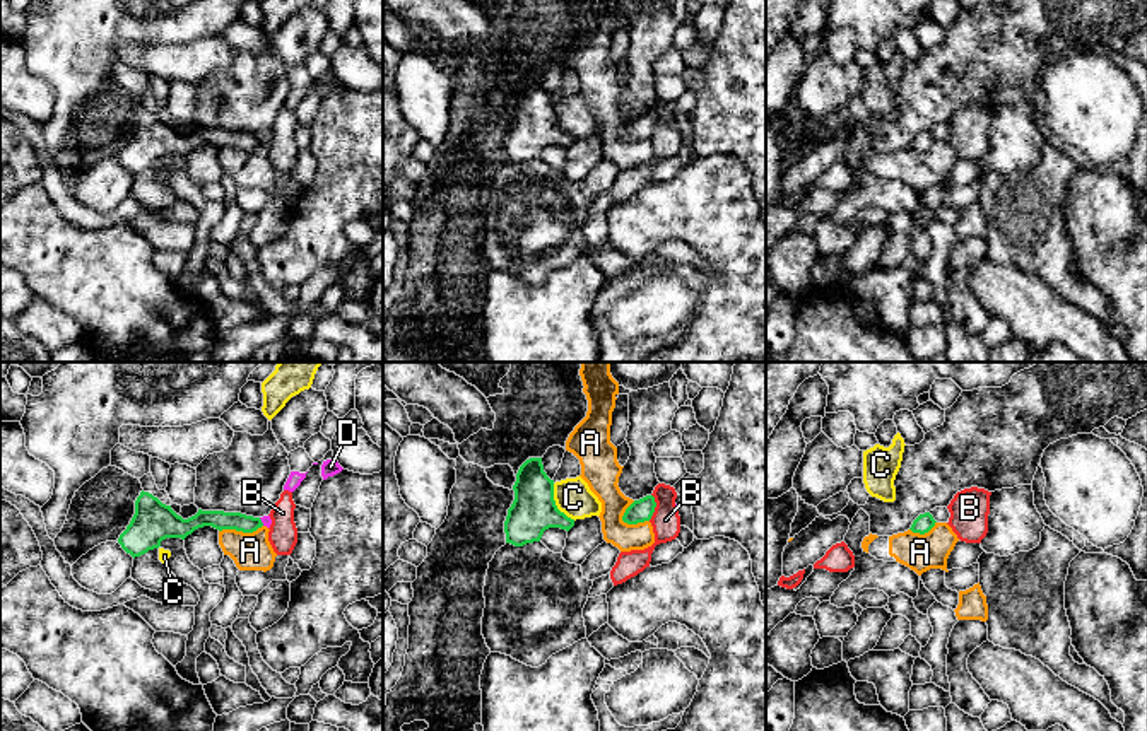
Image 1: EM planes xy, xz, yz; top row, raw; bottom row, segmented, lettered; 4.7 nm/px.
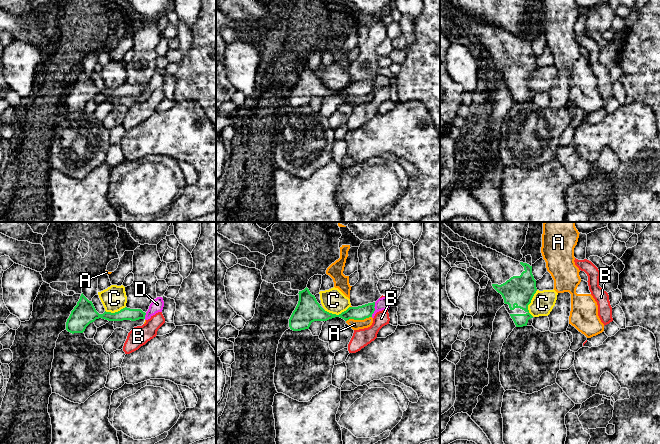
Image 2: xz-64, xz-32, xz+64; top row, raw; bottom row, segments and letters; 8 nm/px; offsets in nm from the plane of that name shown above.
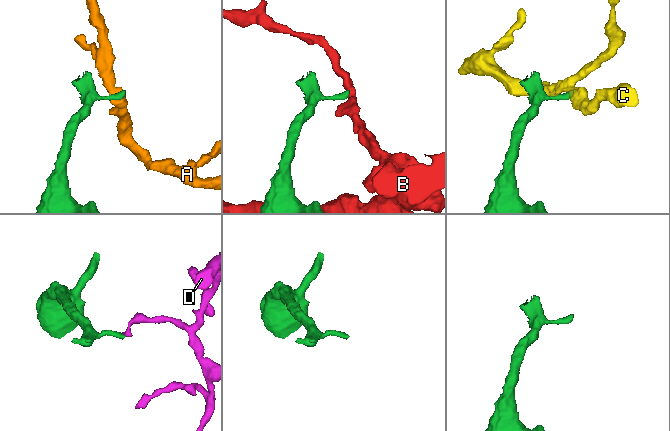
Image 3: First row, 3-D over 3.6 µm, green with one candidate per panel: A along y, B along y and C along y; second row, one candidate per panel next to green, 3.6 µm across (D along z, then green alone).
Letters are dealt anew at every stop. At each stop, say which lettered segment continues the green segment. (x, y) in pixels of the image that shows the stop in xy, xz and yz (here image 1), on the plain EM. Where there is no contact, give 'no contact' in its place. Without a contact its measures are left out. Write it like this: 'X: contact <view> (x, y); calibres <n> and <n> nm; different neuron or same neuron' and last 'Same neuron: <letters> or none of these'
A: contact xz (635, 140); calibres 110 and 140 nm; different neuron
B: contact xz (655, 123); calibres 110 and 140 nm; different neuron
C: contact xz (554, 122); calibres 220 and 170 nm; different neuron
D: contact xy (260, 139); calibres 90 and 50 nm; different neuron
Same neuron: none of these

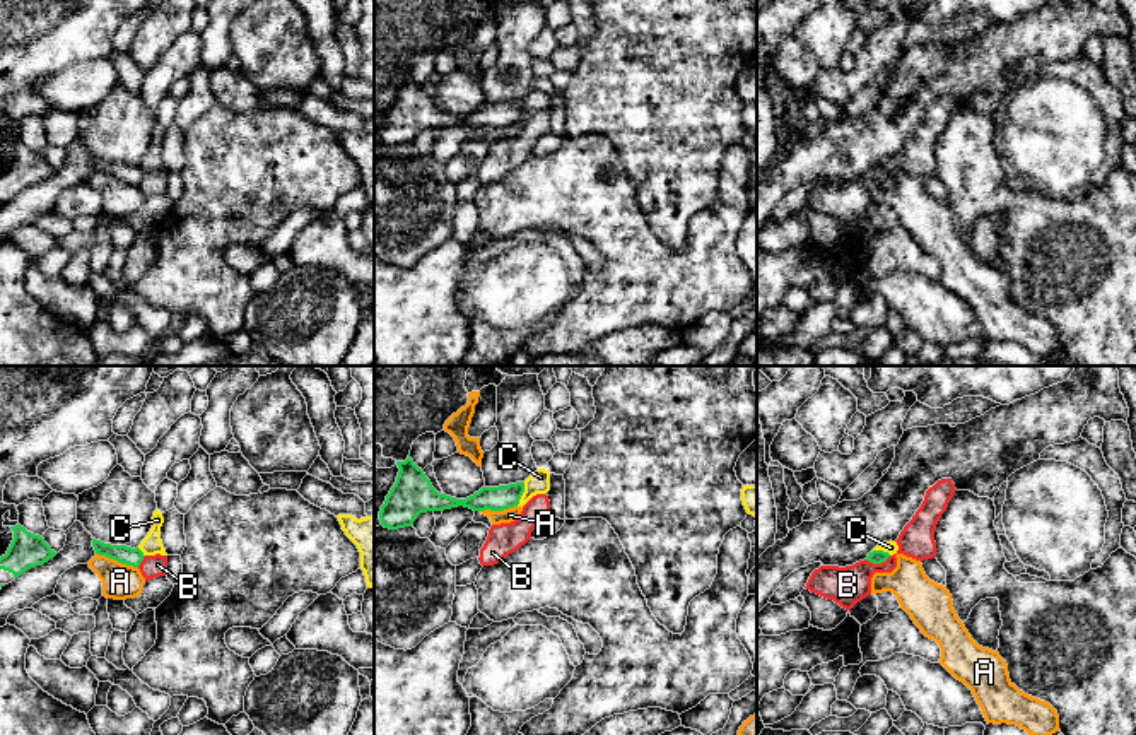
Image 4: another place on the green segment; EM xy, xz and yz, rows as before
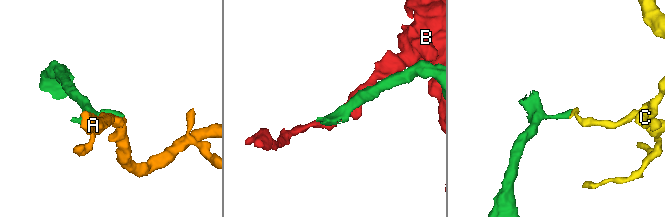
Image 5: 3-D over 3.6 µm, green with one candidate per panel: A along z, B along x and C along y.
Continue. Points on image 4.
A: contact xy (117, 176); calibres 90 and 170 nm; different neuron
B: contact yz (877, 180); calibres 60 and 180 nm; different neuron
C: contact xz (521, 111); calibres 120 and 110 nm; different neuron
Same neuron: none of these

